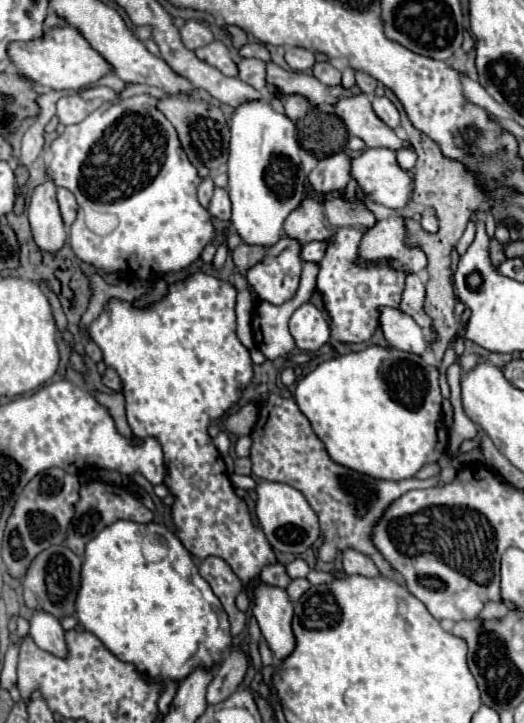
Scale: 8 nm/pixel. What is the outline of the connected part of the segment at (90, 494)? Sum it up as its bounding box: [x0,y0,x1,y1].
[66,482,152,556]

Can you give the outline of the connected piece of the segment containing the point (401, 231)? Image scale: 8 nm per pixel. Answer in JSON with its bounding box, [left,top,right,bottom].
[360,212,428,272]

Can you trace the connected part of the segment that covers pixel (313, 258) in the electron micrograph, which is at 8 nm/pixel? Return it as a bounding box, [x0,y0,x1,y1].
[300,242,326,264]

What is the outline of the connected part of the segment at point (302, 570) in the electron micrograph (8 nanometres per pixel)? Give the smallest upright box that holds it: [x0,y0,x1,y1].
[286,558,308,580]

